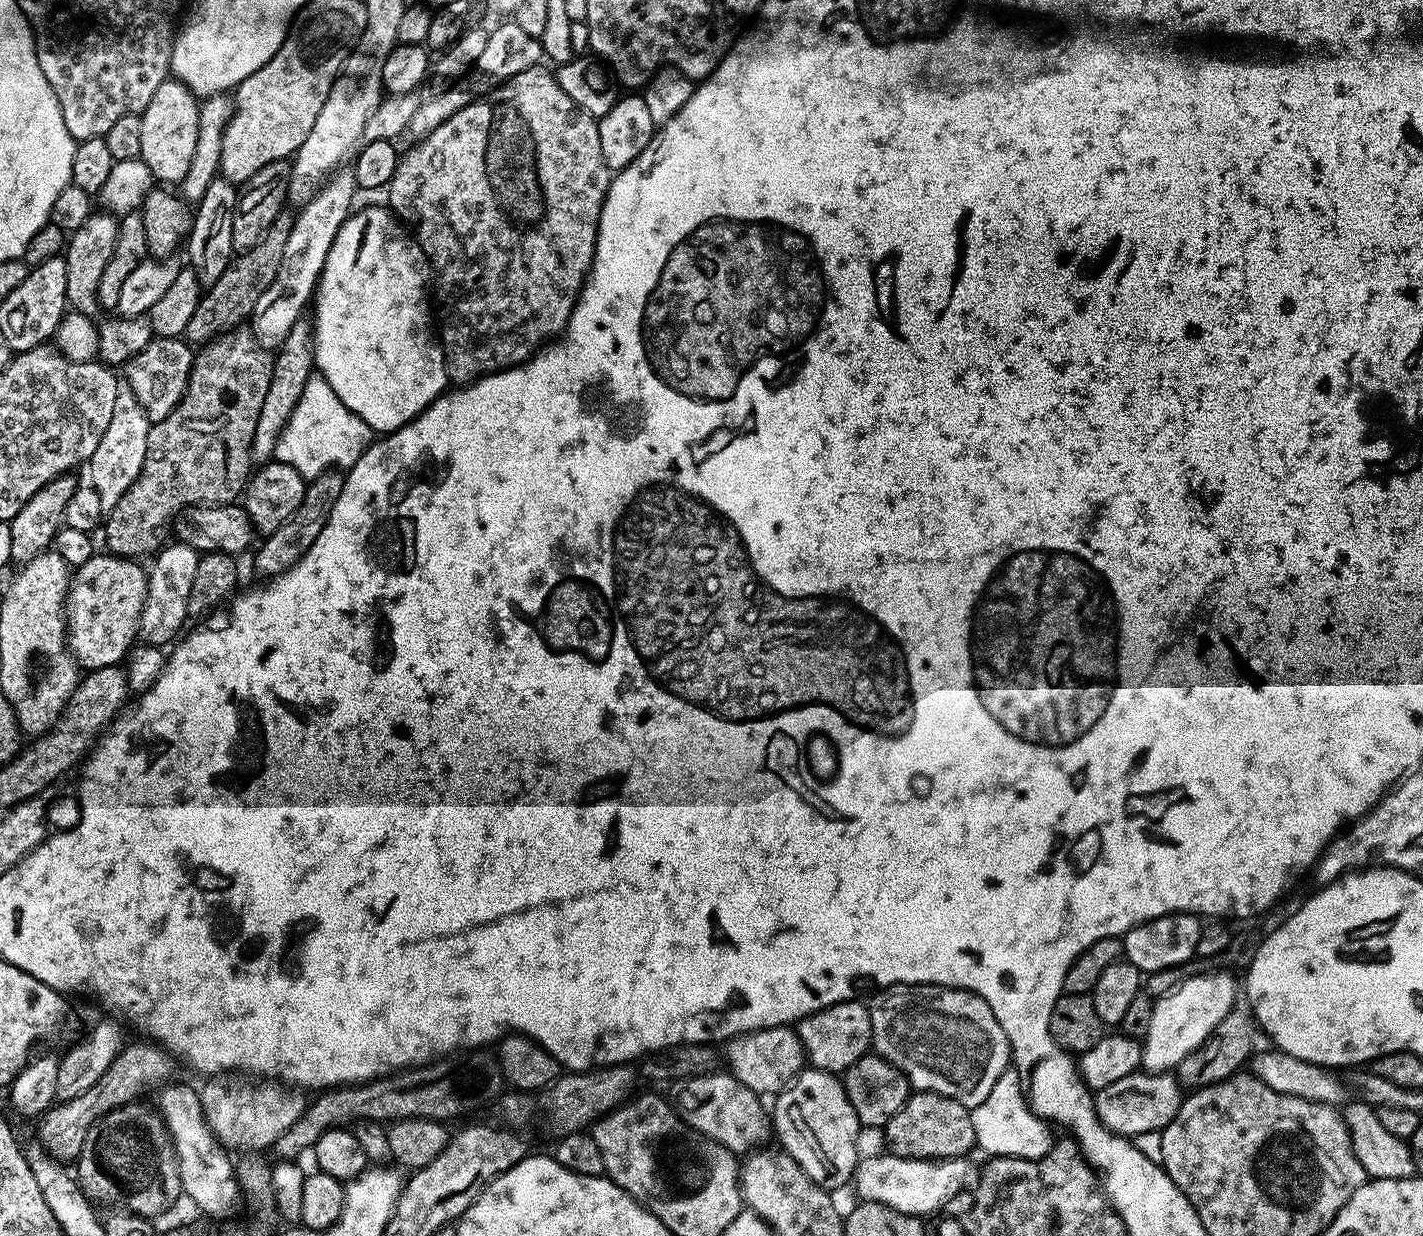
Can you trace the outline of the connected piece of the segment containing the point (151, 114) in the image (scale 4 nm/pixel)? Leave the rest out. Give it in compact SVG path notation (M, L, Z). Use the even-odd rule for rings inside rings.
M169 78L162 82L162 86L158 86L158 90L154 90L154 98L139 115L141 118L140 159L146 162L153 177L161 185L179 186L182 178L186 178L186 170L190 170L190 162L194 158L194 145L198 143L198 118L200 117L198 97L180 80Z

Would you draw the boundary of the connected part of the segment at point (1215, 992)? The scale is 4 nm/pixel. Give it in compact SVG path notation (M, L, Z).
M1218 971L1222 972L1200 972L1197 976L1188 976L1173 992L1168 992L1161 1000L1155 1001L1150 1019L1150 1030L1146 1030L1142 1039L1144 1049L1142 1064L1147 1071L1168 1072L1175 1069L1188 1054L1208 1040L1219 1023L1226 1018L1226 1014L1237 1007L1238 980L1231 976L1231 971Z

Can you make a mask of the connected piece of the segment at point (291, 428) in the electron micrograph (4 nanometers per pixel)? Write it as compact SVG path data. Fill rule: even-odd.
M314 374L306 382L278 438L275 459L282 461L286 466L294 466L294 470L298 470L305 482L311 482L323 472L352 468L373 439L372 428L366 426L366 422L362 422L358 414L354 414L344 405L342 398L338 398L334 390L330 390L323 376Z

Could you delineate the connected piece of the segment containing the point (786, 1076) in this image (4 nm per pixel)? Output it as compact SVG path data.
M789 1025L745 1032L725 1043L727 1067L736 1080L759 1096L777 1095L803 1071L806 1055L797 1031Z

